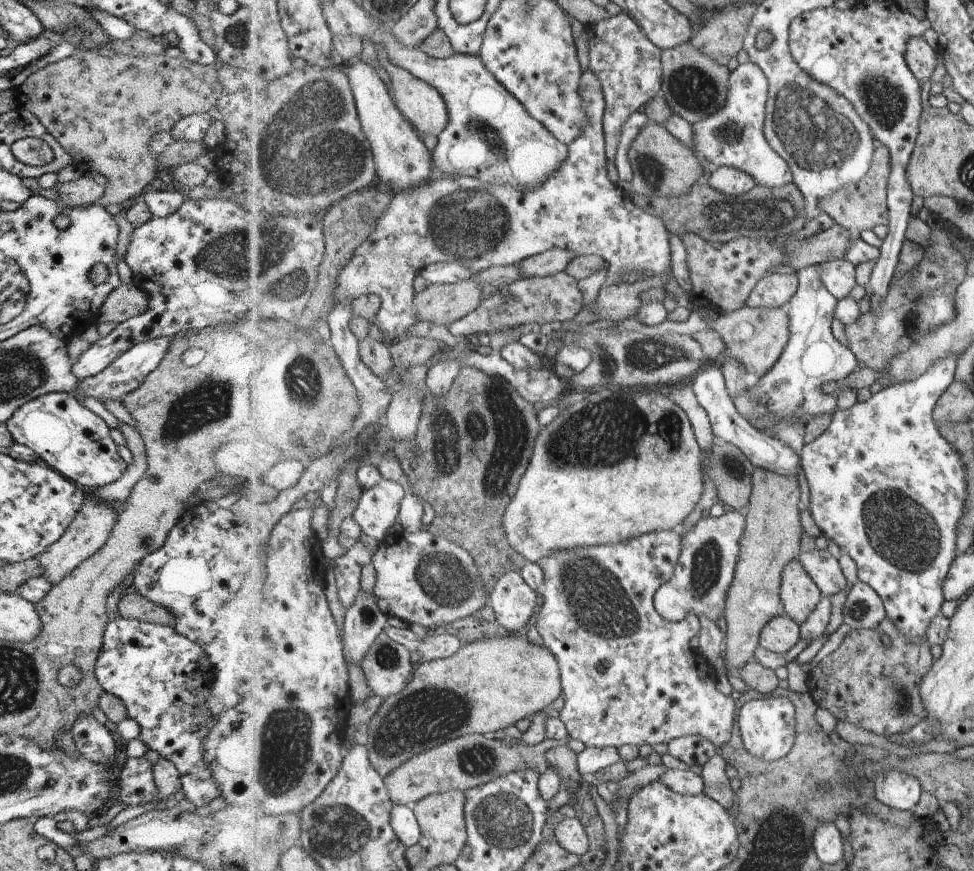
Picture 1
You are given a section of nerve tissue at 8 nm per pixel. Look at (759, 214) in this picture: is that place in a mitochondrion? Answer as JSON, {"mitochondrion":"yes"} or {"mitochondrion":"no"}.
{"mitochondrion":"yes"}

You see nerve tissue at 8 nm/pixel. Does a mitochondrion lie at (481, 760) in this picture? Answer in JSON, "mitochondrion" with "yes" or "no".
{"mitochondrion":"yes"}

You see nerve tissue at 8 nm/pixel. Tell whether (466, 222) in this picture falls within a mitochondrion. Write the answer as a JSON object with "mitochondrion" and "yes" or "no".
{"mitochondrion":"yes"}

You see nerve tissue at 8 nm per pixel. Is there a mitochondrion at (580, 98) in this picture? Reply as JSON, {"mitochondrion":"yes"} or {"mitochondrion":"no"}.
{"mitochondrion":"no"}

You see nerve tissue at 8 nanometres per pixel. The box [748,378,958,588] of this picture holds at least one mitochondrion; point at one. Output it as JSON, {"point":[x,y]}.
{"point":[902,532]}

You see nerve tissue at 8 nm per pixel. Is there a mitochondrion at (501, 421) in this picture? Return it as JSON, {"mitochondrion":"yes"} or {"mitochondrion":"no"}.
{"mitochondrion":"yes"}

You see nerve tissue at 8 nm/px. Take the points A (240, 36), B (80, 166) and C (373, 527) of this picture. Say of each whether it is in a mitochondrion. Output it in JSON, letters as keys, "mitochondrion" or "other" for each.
{"A":"mitochondrion","B":"other","C":"other"}

